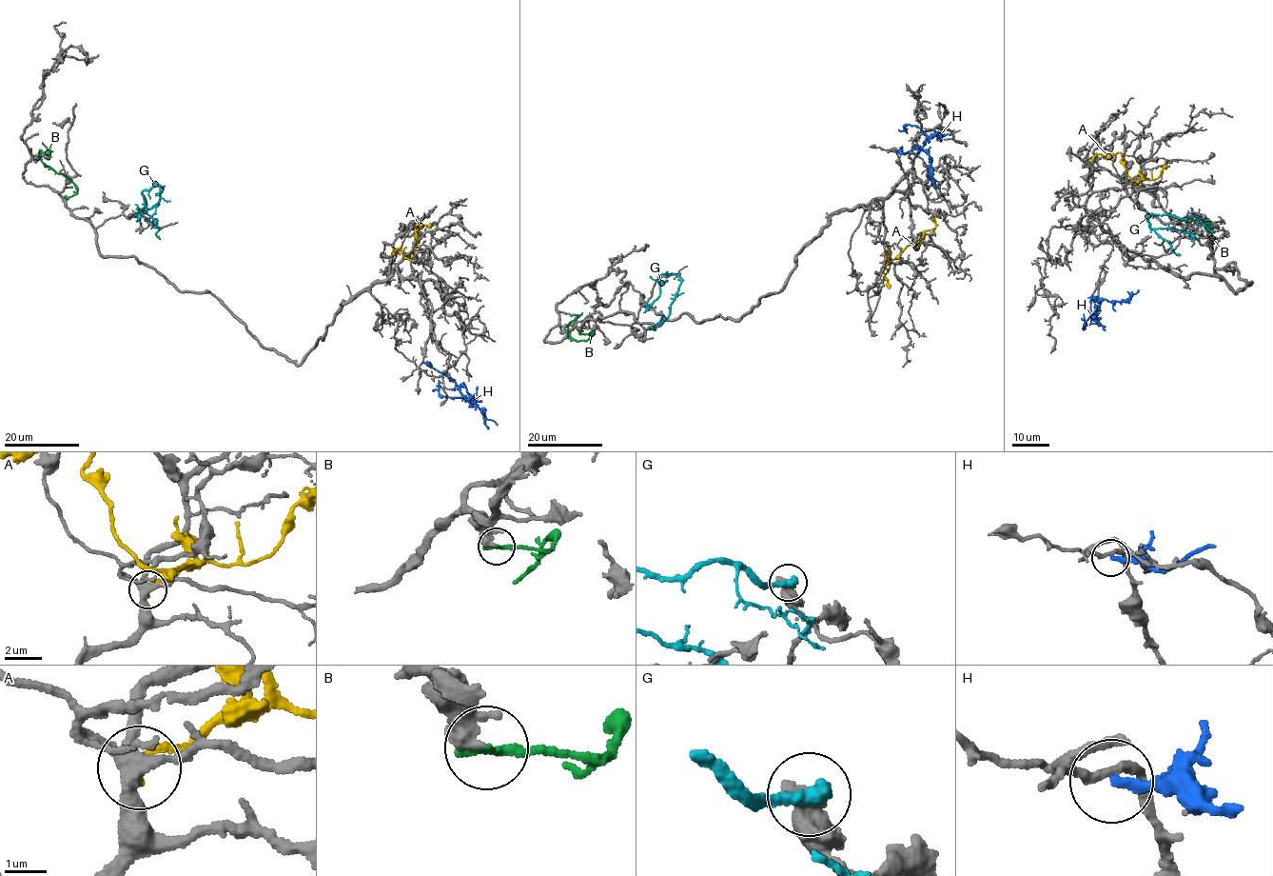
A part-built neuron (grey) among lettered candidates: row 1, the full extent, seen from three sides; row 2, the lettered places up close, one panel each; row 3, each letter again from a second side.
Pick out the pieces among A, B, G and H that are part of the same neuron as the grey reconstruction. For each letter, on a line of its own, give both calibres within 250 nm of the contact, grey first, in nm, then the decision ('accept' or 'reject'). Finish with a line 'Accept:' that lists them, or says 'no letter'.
A: calibres 320 and 180 nm; reject
B: calibres 240 and 160 nm; reject
G: calibres 550 and 440 nm; reject
H: calibres 220 and 150 nm; reject
Accept: no letter

